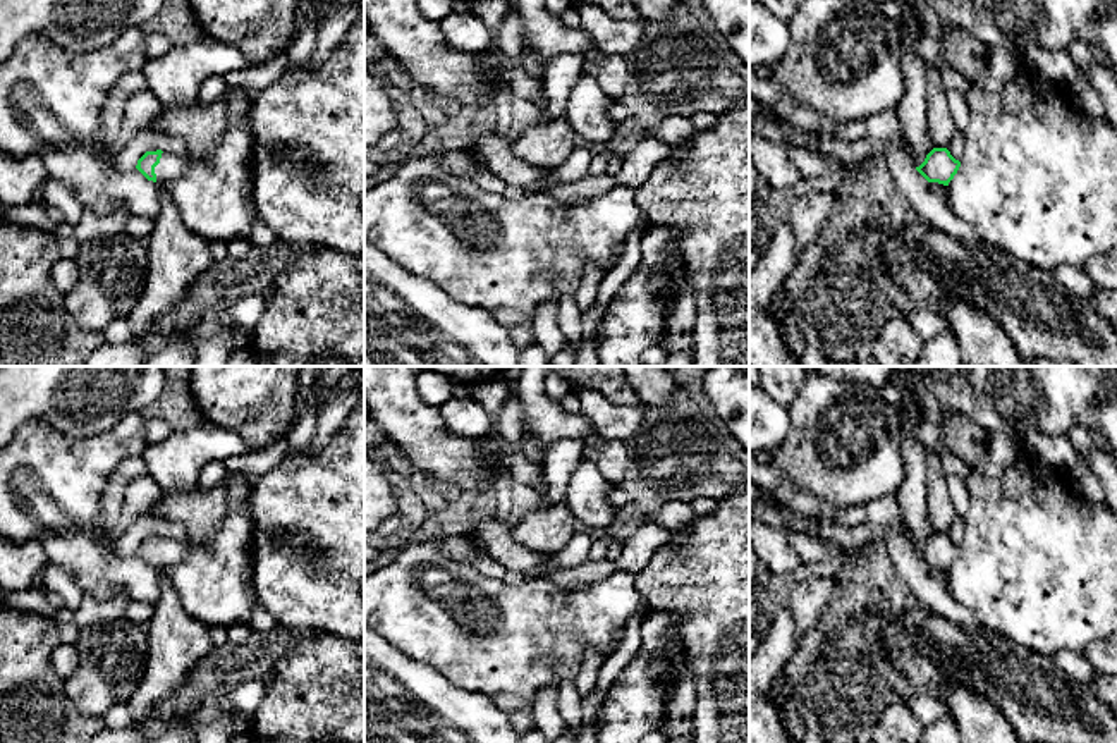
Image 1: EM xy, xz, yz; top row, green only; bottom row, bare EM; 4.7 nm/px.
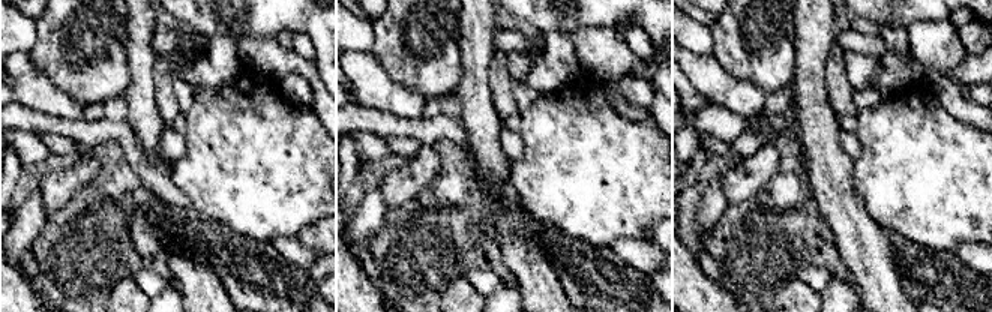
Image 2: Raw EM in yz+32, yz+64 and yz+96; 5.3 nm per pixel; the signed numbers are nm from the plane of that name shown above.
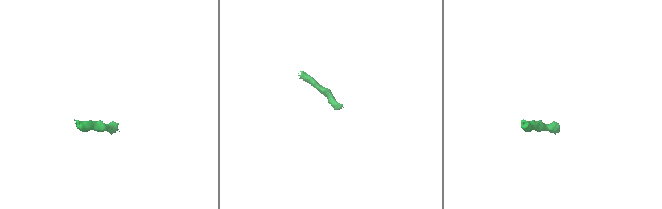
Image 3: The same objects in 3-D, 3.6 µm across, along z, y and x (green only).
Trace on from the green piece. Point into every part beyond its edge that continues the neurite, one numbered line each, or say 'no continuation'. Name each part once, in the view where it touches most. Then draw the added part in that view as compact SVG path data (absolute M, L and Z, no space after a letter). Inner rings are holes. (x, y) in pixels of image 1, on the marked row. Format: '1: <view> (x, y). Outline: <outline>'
1: xy (170, 167). Outline: M162 153L160 163L155 167L156 182L175 181L182 177L189 169L189 158L186 155Z

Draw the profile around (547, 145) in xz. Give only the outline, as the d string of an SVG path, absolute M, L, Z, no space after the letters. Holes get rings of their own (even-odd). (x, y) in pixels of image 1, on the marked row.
M562 117L529 127L510 146L519 160L552 170L562 165L581 143L581 138Z

